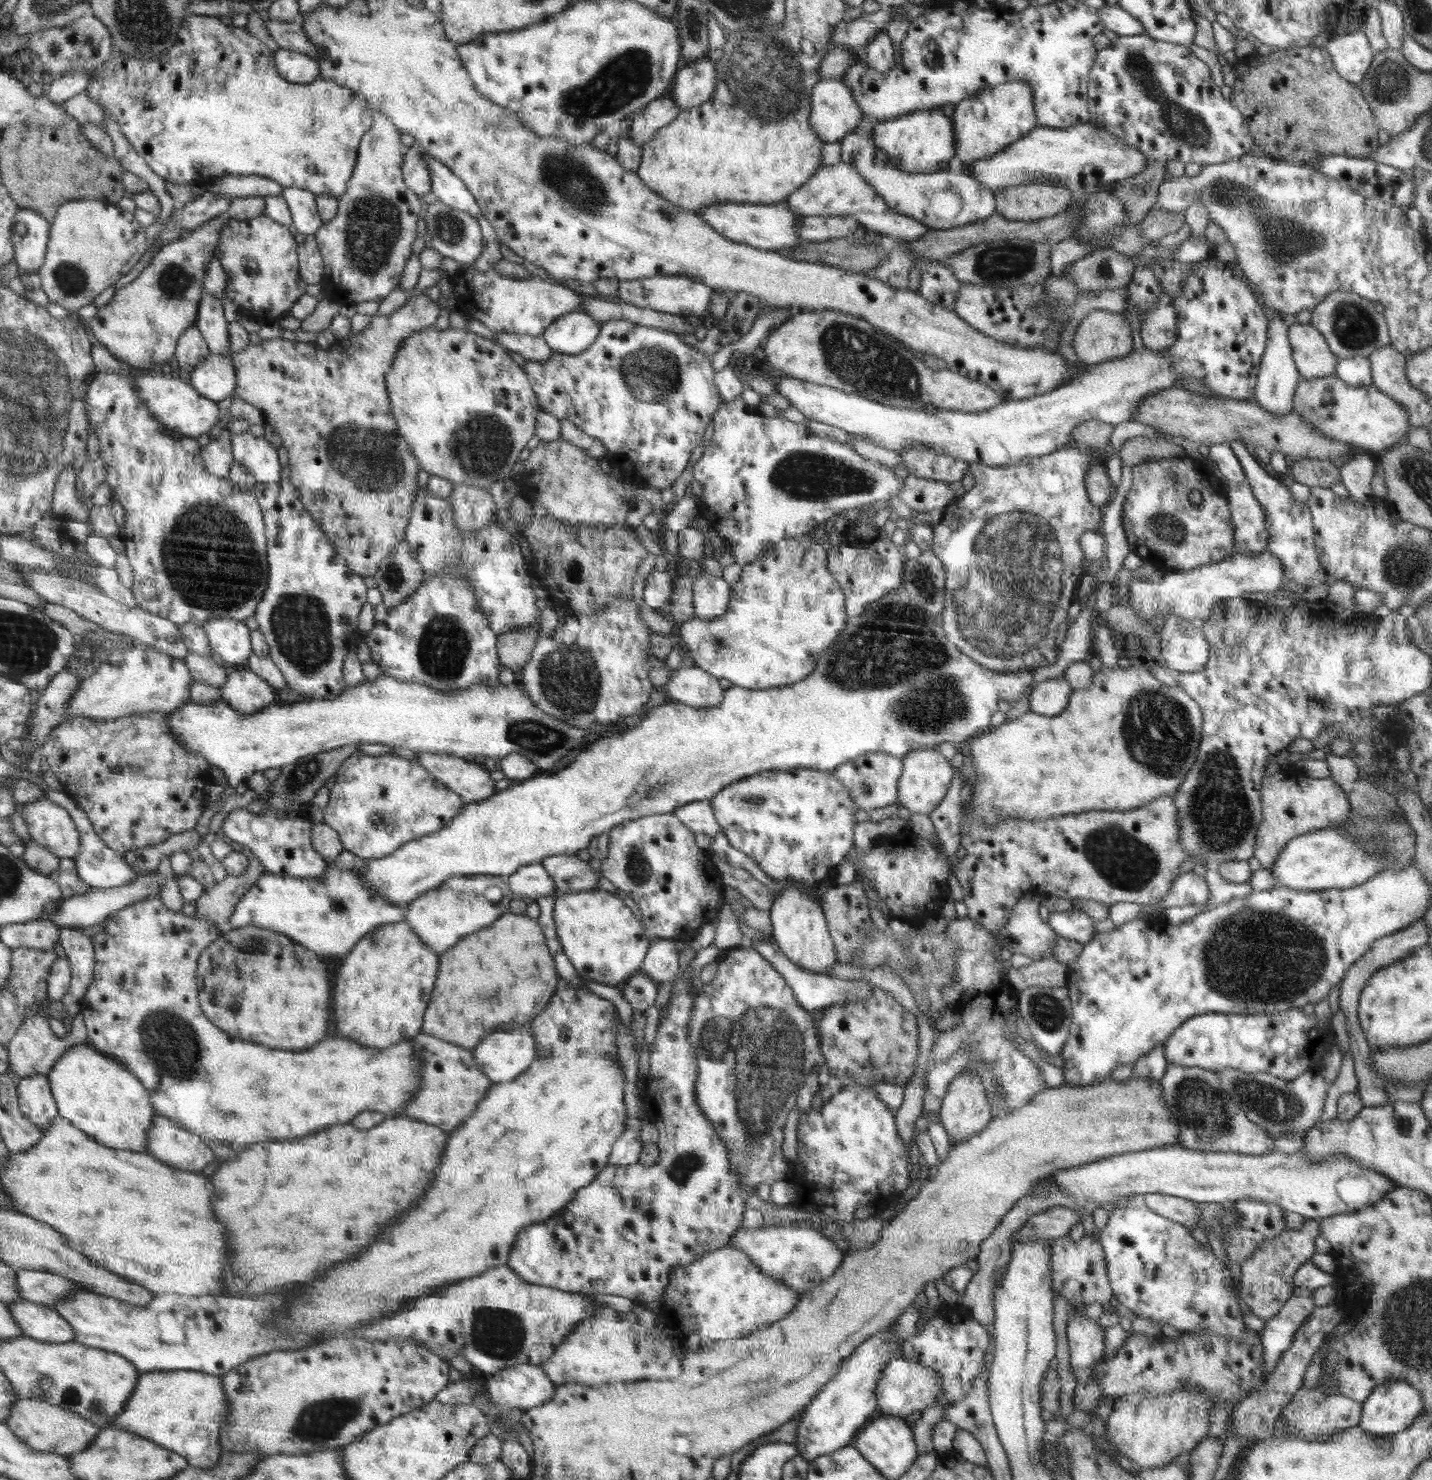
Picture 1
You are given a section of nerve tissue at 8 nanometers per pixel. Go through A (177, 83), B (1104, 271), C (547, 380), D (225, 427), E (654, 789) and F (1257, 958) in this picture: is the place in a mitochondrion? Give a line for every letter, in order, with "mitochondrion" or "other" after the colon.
A: other
B: mitochondrion
C: other
D: other
E: mitochondrion
F: mitochondrion

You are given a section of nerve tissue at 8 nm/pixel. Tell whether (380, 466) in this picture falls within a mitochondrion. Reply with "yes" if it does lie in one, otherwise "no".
yes

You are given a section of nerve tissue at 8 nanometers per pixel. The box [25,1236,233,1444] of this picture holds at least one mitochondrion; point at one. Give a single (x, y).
(72, 1396)

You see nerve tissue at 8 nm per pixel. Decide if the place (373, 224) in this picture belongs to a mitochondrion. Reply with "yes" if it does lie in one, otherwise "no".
yes

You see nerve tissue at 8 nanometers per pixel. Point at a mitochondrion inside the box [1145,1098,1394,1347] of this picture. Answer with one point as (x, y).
(1209, 1221)

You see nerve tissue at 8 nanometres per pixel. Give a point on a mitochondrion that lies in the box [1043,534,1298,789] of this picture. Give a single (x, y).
(1157, 729)

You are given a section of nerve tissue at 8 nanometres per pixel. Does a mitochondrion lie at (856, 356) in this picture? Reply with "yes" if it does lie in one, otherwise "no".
yes

